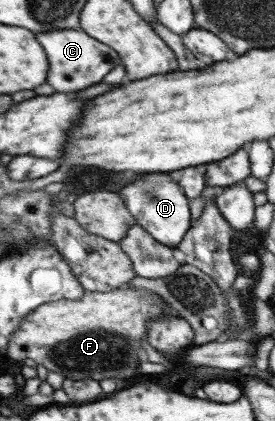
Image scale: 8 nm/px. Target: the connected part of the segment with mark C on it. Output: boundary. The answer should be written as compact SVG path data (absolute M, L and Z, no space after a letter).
M61 29L61 31L51 31L51 33L39 33L37 39L43 45L43 49L49 57L49 63L51 63L47 83L59 93L79 91L79 89L85 89L89 85L101 83L103 77L113 67L121 65L119 55L113 49L109 49L109 46L101 41L91 39L82 30Z

